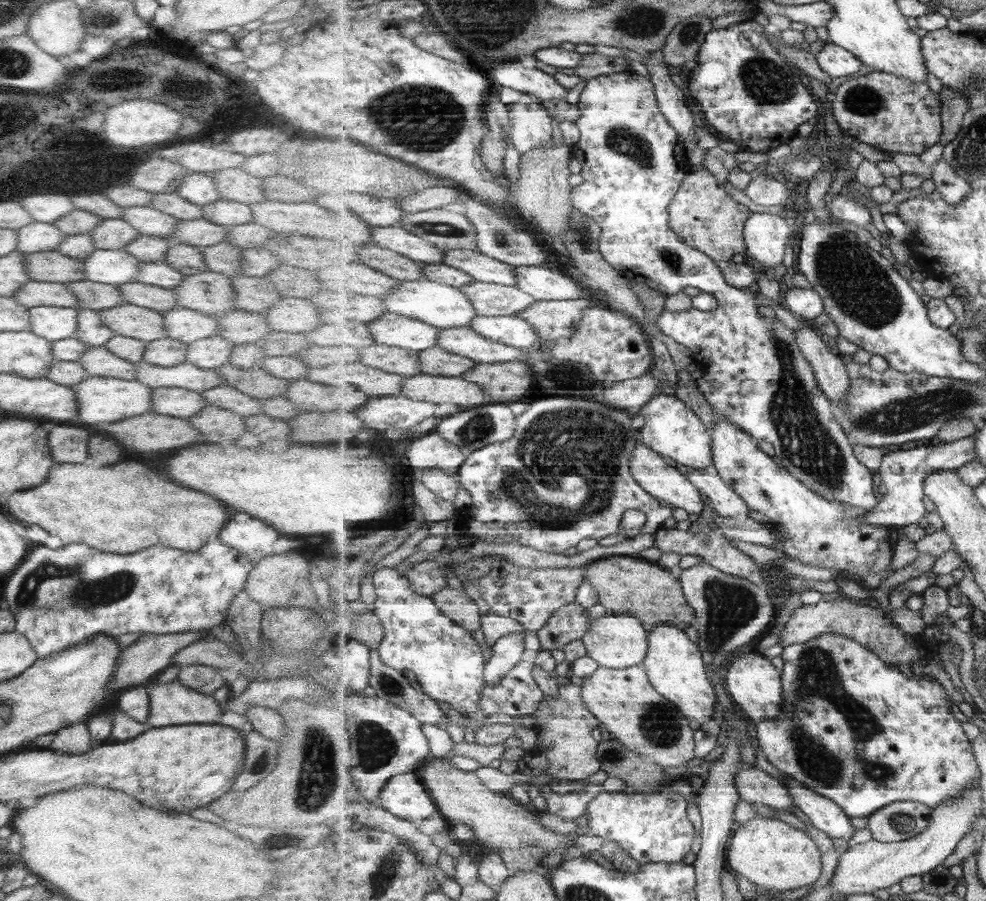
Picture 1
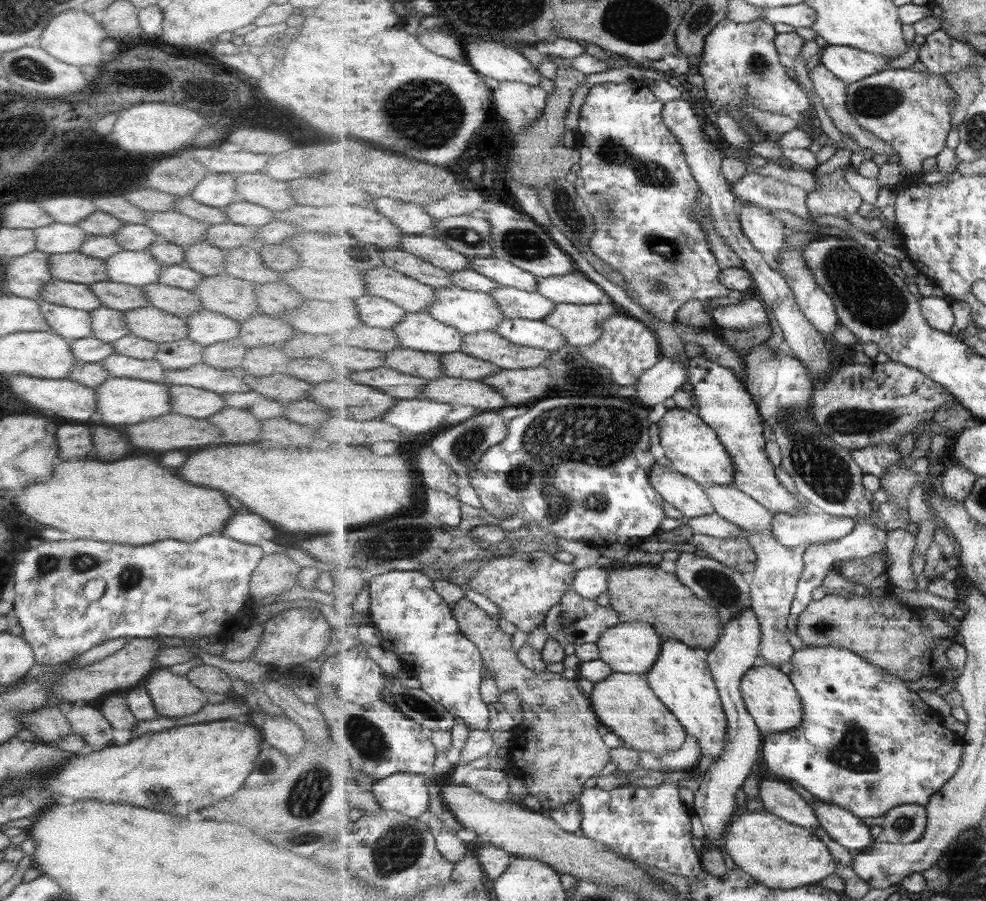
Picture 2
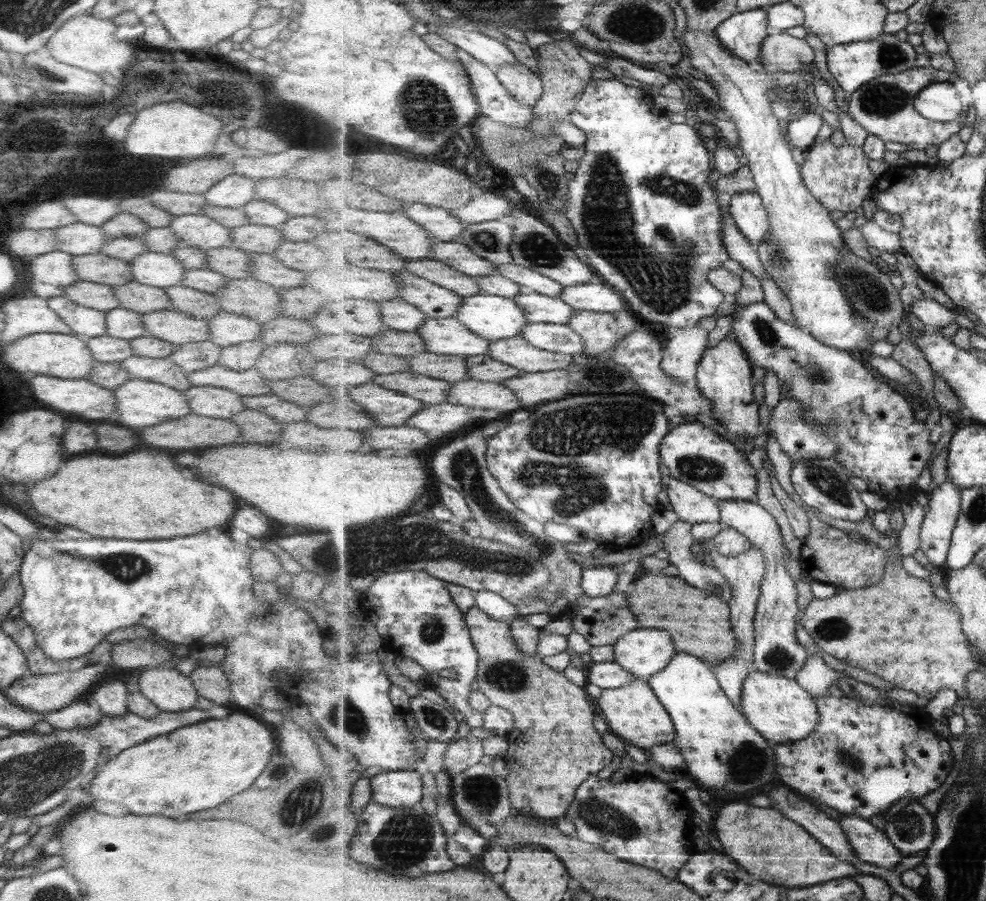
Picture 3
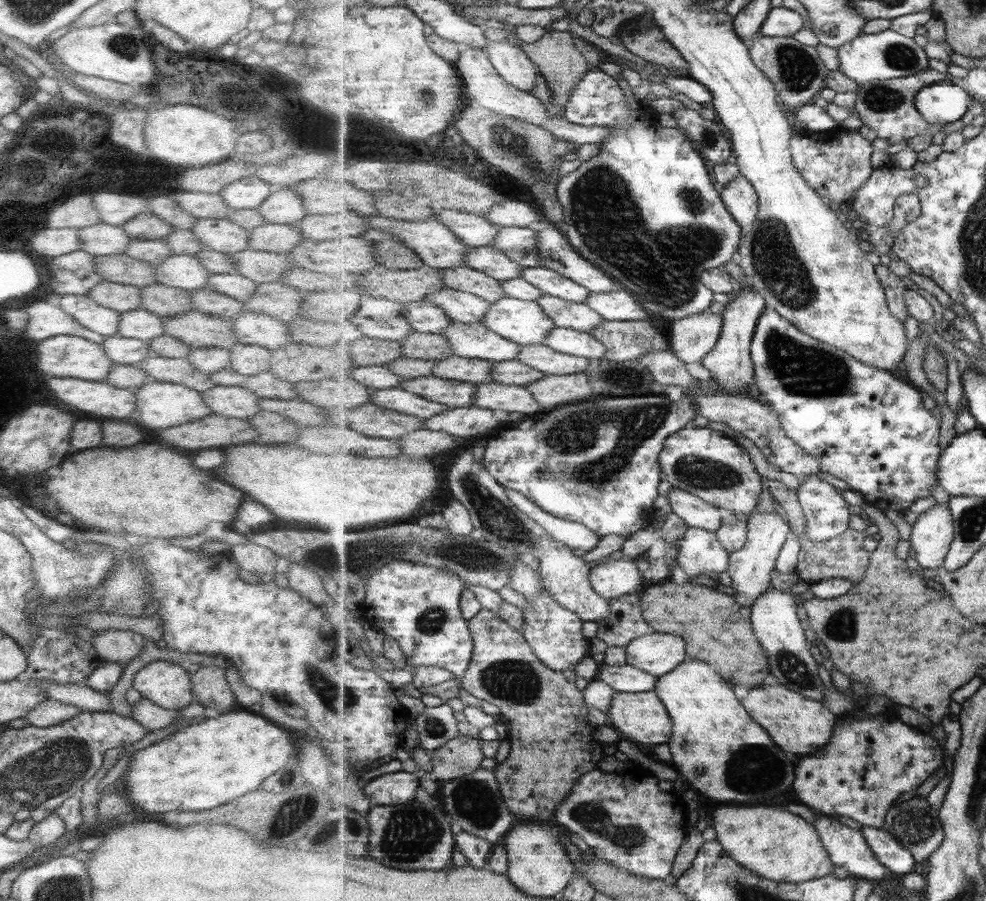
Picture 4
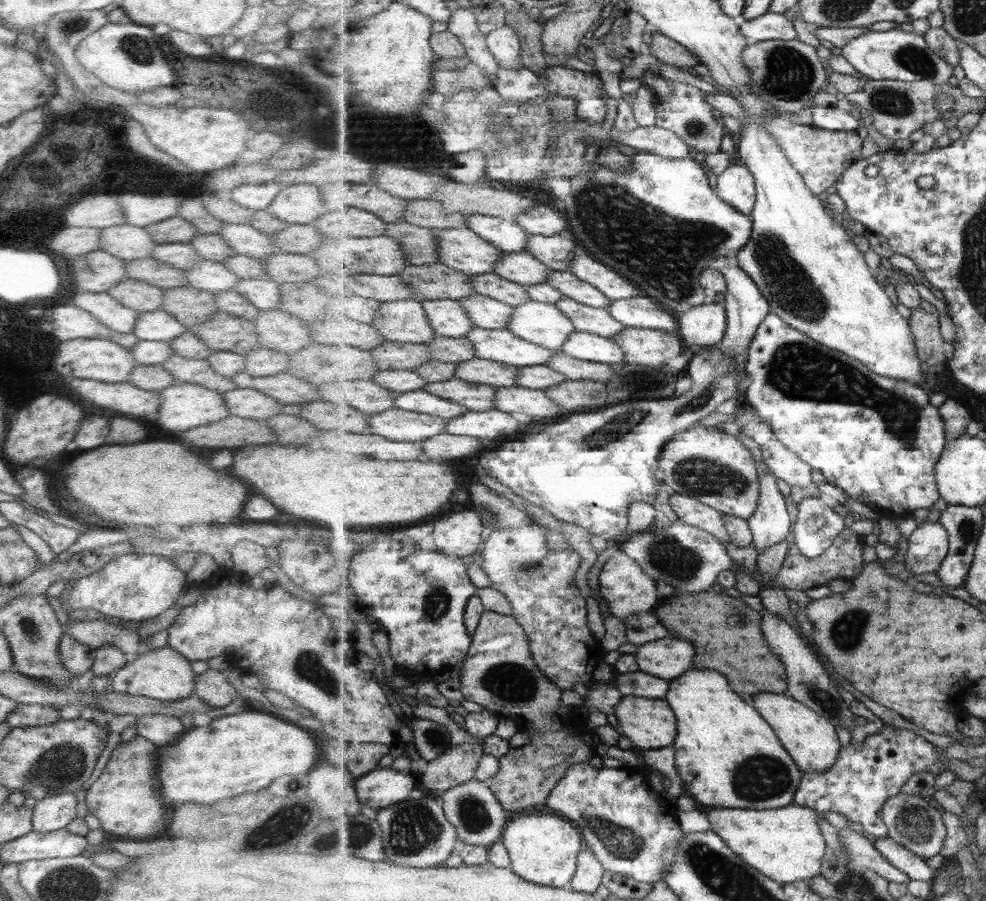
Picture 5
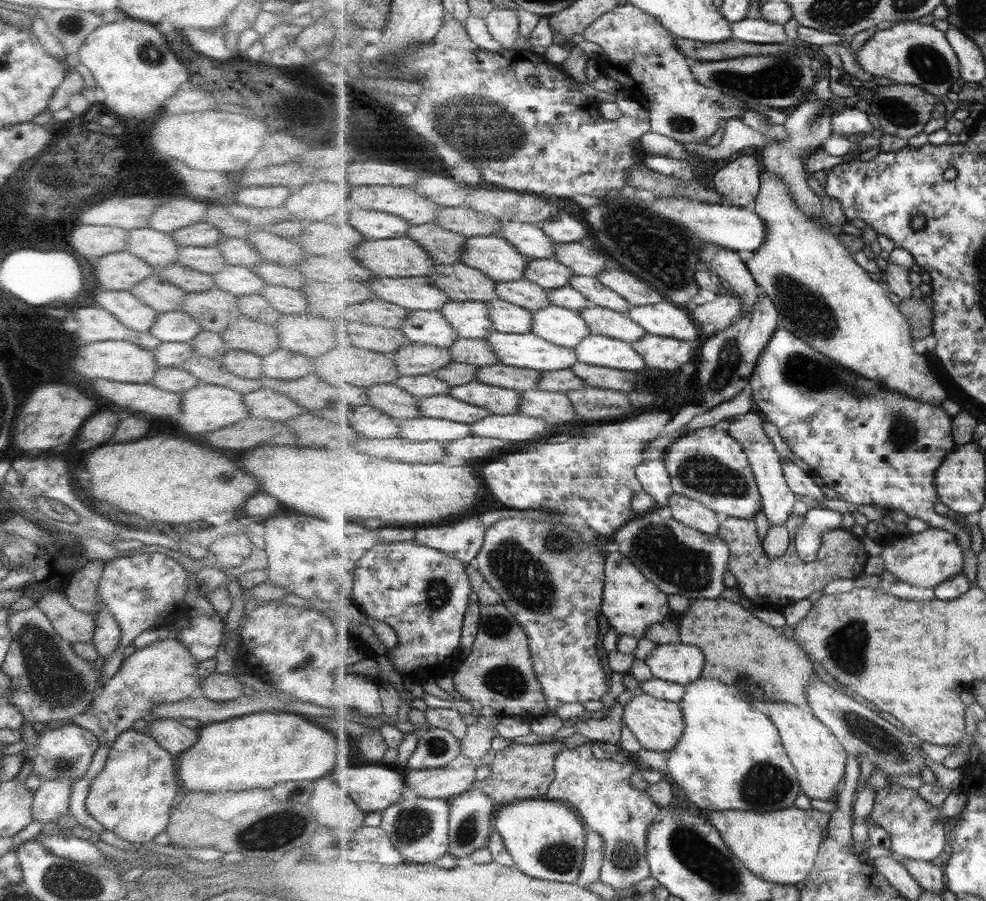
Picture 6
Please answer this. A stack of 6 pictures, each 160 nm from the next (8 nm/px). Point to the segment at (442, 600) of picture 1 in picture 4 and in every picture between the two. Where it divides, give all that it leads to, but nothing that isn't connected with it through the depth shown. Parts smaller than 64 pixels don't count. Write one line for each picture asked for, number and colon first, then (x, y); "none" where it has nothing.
2: (557, 748)
3: (555, 748)
4: (553, 744)

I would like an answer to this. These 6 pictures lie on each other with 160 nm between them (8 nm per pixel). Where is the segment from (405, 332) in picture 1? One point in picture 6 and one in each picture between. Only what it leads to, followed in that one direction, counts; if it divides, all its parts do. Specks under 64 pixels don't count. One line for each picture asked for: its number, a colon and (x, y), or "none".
2: (419, 331)
3: (446, 336)
4: (475, 341)
5: (503, 346)
6: (521, 350)

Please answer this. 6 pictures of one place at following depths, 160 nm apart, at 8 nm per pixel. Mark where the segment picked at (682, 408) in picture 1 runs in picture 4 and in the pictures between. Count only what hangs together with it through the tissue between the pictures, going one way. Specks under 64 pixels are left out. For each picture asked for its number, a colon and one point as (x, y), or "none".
2: (694, 448)
3: (701, 455)
4: (712, 465)

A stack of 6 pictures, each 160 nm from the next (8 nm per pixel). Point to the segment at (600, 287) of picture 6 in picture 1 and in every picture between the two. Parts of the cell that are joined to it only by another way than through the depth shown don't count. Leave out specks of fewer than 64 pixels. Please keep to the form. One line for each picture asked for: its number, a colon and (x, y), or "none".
1: (482, 268)
2: (505, 273)
3: (531, 280)
4: (550, 282)
5: (572, 287)

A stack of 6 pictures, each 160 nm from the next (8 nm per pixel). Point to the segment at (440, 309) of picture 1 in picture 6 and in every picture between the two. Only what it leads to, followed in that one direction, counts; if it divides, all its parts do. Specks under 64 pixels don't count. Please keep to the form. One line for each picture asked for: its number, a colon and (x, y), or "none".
2: (470, 312)
3: (492, 317)
4: (523, 322)
5: (544, 324)
6: (562, 326)

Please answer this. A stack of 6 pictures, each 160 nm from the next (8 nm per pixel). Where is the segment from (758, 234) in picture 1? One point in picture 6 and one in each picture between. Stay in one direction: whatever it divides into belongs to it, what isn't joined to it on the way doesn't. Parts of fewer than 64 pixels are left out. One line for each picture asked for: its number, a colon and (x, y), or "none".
2: (768, 234)
3: (750, 214)
4: (741, 198)
5: (737, 186)
6: (739, 181)

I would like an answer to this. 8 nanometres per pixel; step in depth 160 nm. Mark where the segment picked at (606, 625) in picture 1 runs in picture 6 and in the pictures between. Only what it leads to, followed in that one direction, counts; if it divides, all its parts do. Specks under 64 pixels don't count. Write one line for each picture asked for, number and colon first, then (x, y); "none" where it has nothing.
2: (630, 647)
3: (644, 652)
4: (658, 654)
5: (668, 658)
6: (680, 663)

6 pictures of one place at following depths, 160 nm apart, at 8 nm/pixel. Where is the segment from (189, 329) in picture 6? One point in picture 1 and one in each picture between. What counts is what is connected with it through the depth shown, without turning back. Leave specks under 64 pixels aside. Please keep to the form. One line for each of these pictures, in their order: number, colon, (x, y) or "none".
1: (89, 331)
2: (106, 325)
3: (122, 324)
4: (139, 324)
5: (157, 326)

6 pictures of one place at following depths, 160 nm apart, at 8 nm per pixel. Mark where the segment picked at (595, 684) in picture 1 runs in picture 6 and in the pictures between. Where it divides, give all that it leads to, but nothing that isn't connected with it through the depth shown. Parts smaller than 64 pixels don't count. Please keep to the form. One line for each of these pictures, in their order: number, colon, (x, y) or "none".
2: (625, 703)
3: (633, 712)
4: (641, 717)
5: (649, 723)
6: (658, 724)

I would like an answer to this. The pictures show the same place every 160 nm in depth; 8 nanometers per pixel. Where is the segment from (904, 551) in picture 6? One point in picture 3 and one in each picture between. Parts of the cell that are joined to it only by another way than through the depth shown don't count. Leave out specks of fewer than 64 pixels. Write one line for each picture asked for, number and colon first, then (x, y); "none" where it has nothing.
3: (945, 504)
4: (932, 535)
5: (926, 548)

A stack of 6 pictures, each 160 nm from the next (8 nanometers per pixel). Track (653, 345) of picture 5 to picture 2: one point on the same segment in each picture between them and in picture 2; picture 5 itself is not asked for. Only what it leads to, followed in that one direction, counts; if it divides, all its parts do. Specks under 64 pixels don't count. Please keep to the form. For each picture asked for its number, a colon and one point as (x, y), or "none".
2: (581, 323)
3: (601, 331)
4: (628, 340)

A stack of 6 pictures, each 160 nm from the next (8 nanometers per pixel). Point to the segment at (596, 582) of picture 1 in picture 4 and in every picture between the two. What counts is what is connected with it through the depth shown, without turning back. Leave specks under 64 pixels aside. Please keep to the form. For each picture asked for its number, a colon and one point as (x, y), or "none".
2: (644, 592)
3: (699, 622)
4: (718, 630)

